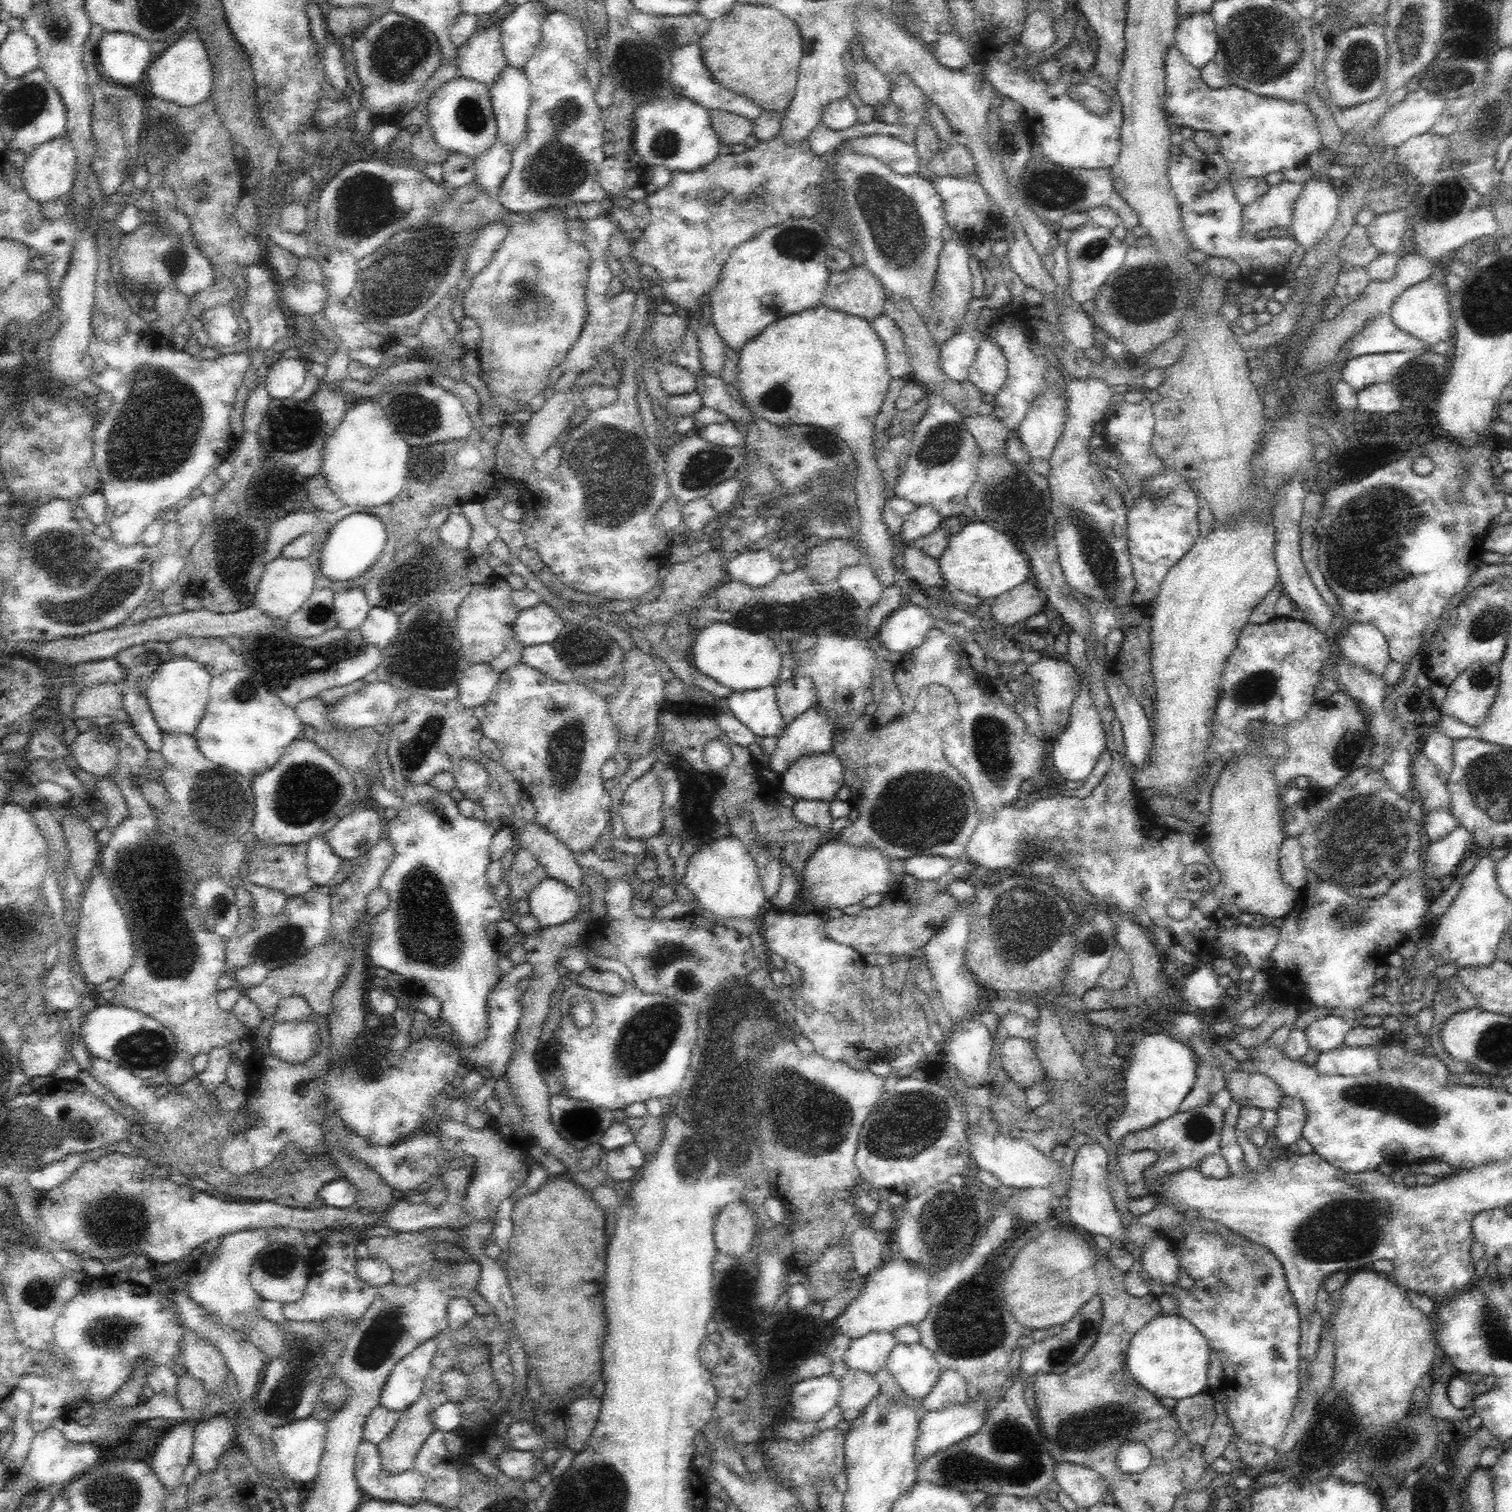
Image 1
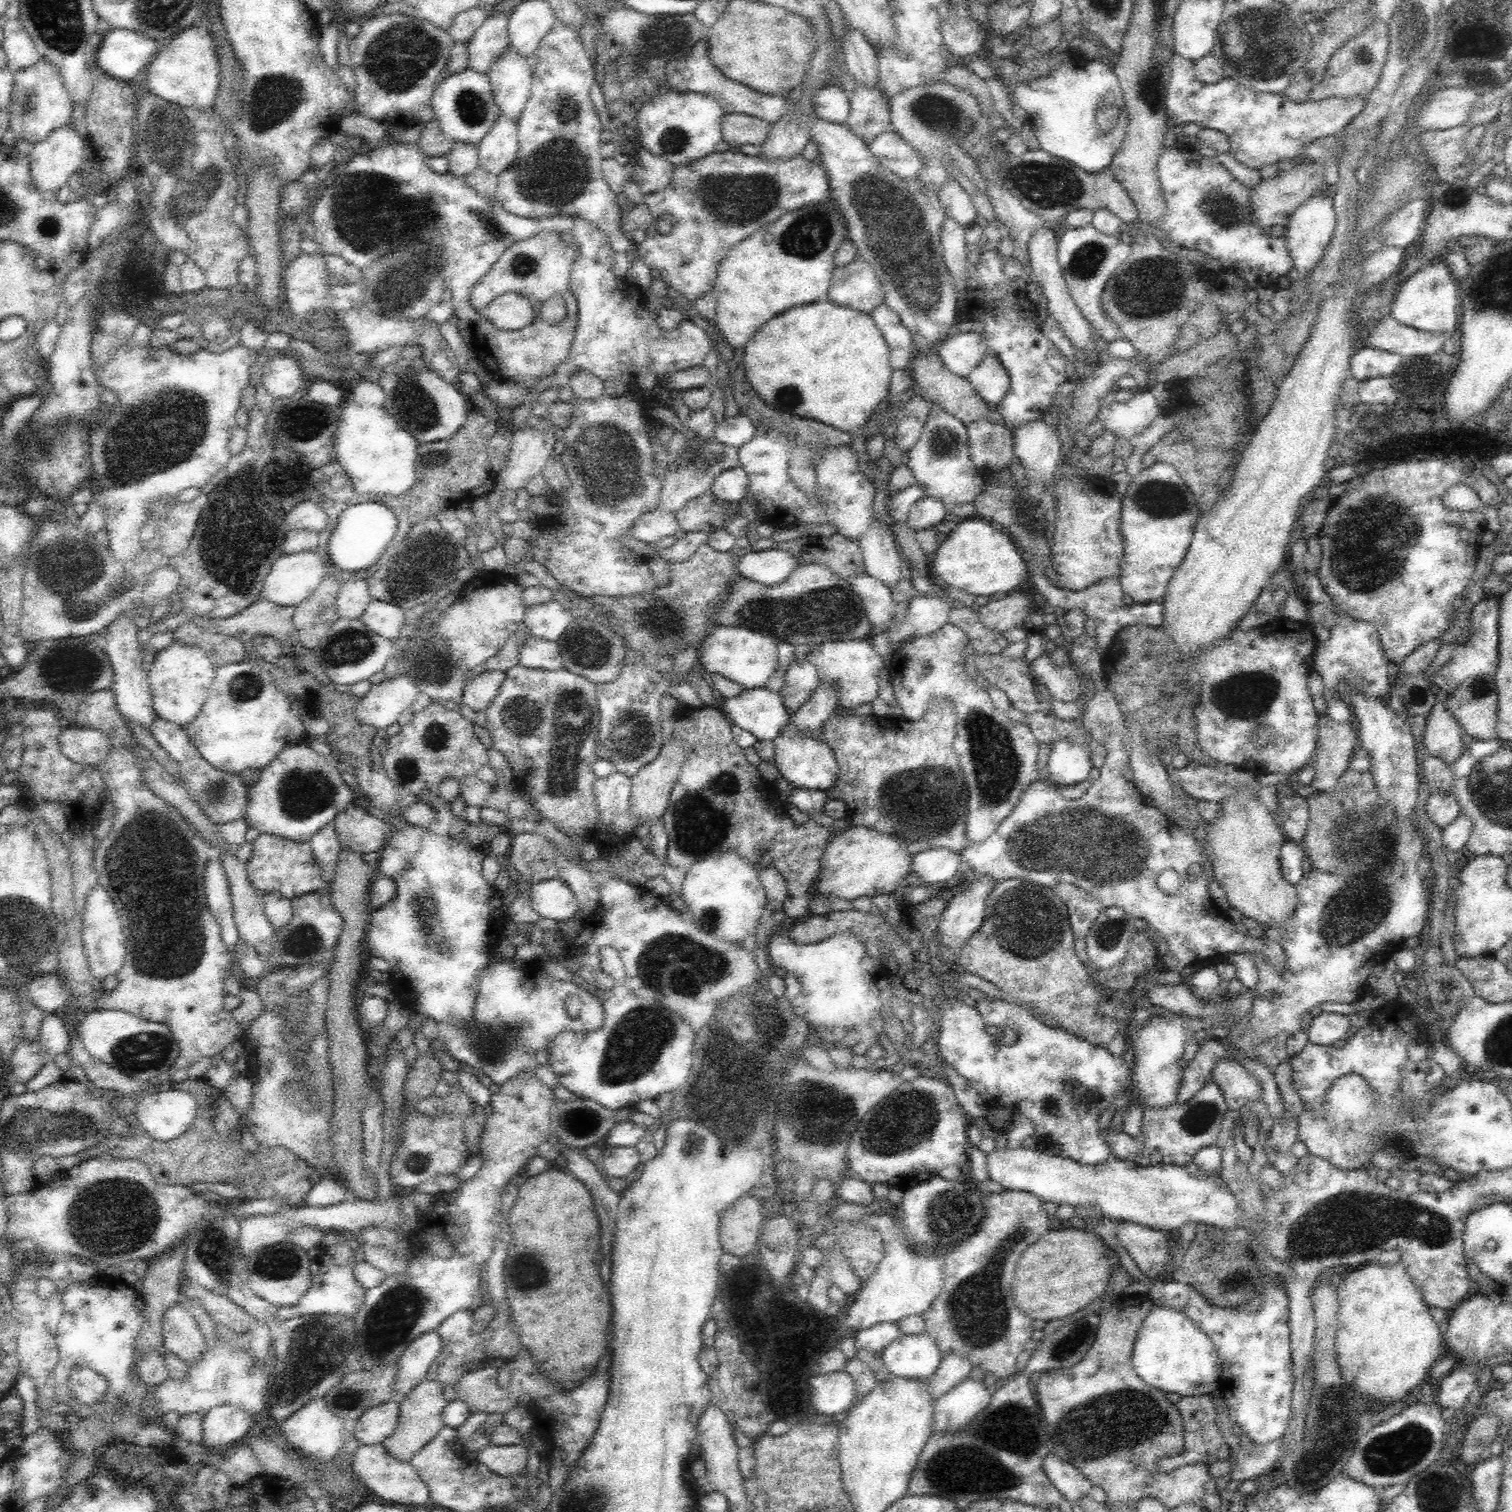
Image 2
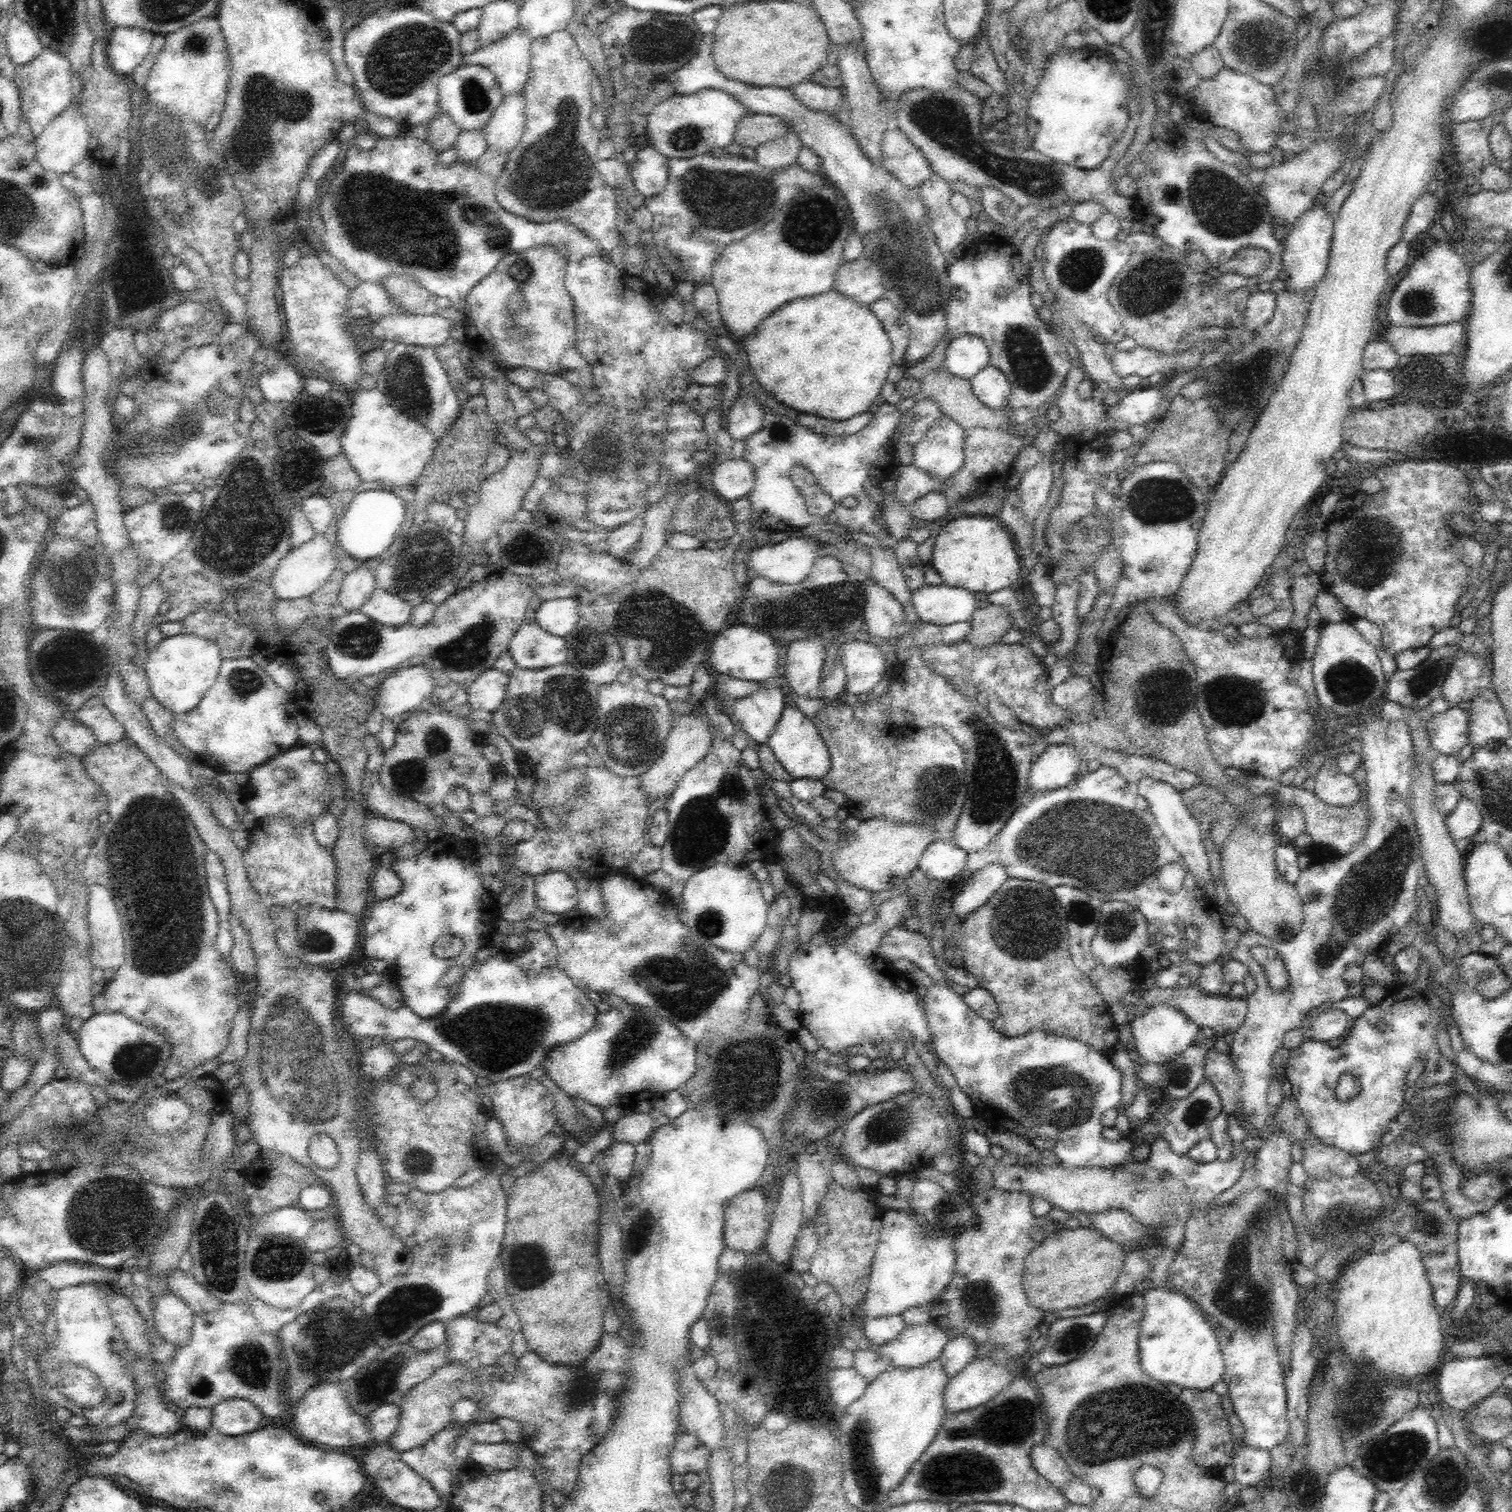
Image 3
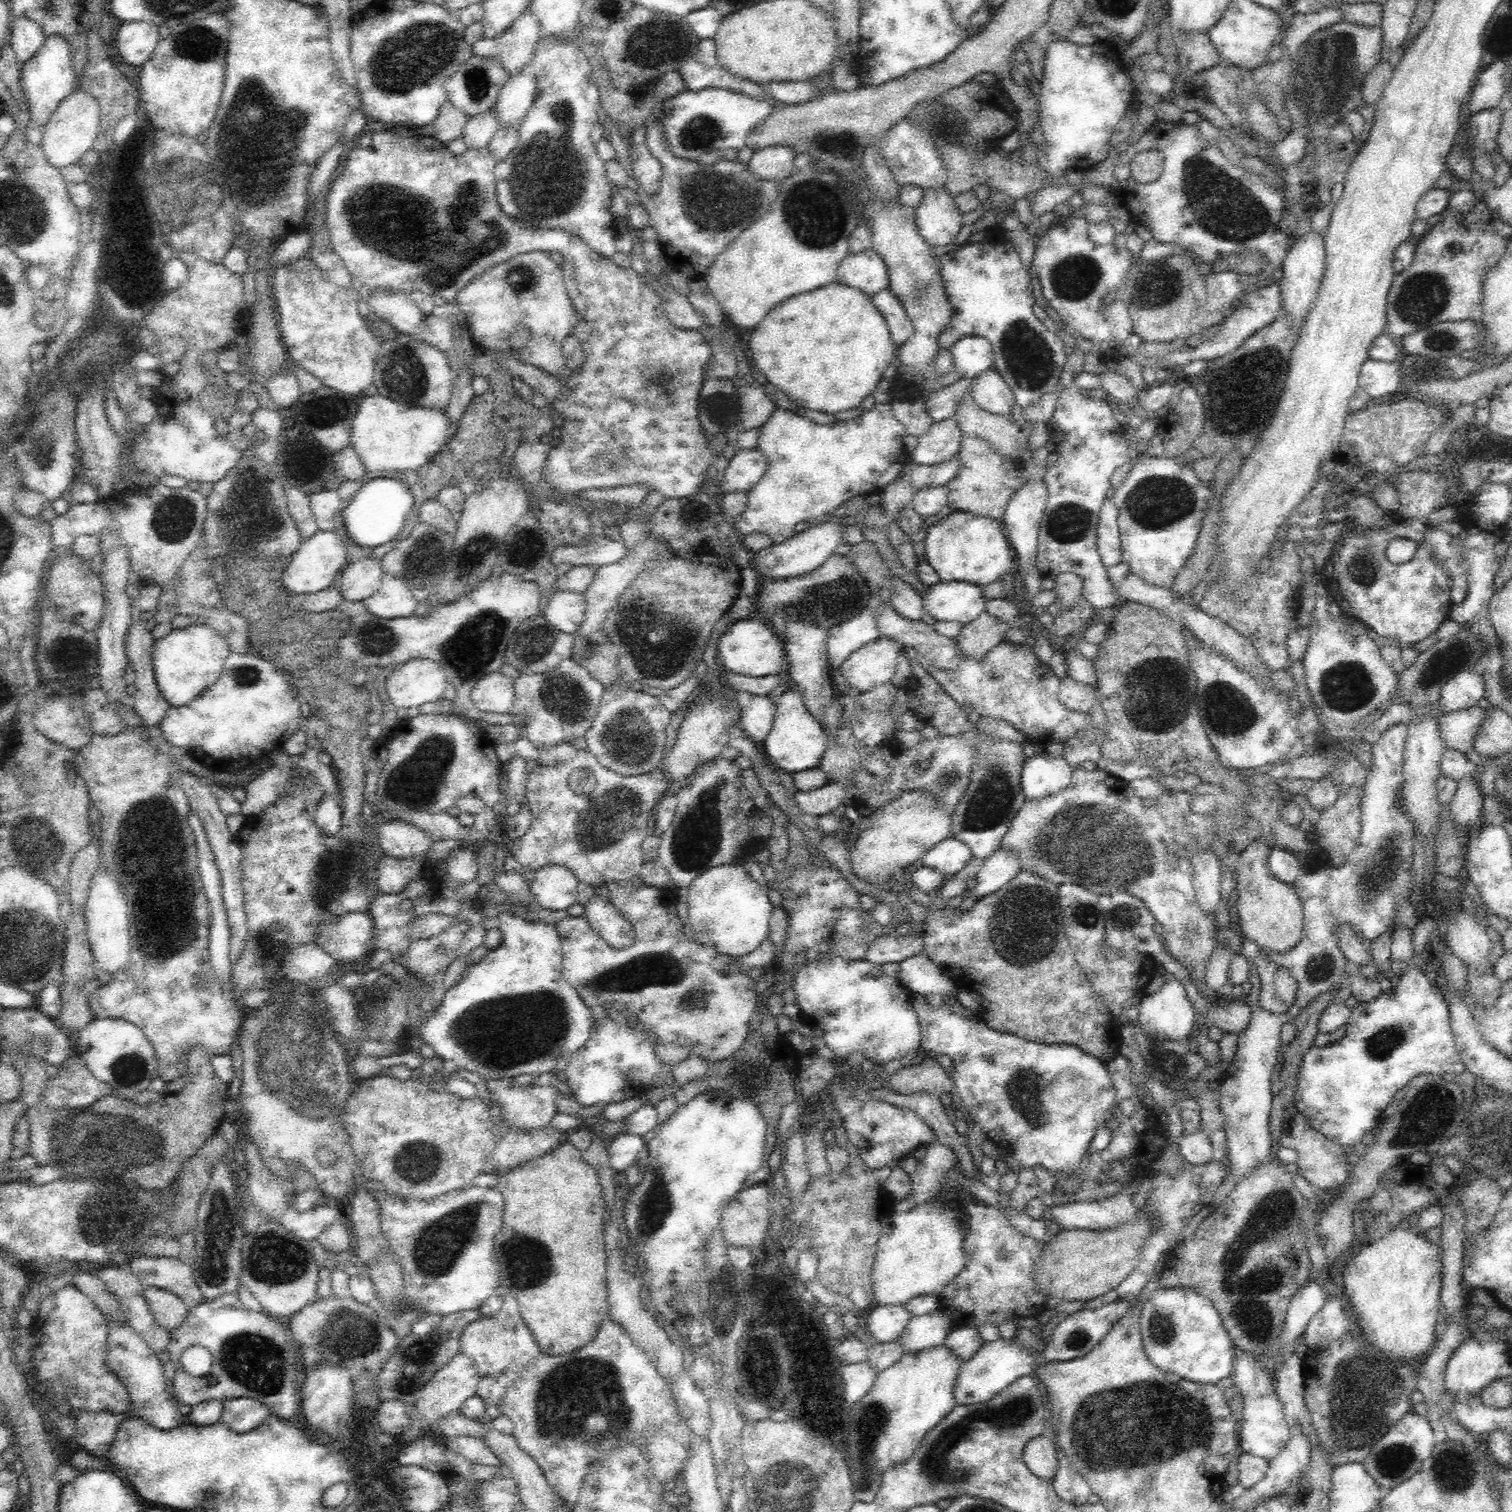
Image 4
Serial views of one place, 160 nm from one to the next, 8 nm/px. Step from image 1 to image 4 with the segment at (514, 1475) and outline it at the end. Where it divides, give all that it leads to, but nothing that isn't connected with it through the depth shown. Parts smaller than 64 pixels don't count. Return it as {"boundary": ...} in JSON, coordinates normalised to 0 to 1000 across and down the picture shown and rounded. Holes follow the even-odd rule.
{"boundary":[[[304,949],[298,951],[296,954],[296,958],[301,959],[302,962],[306,962],[312,968],[332,970],[331,966],[325,960],[319,950]]]}

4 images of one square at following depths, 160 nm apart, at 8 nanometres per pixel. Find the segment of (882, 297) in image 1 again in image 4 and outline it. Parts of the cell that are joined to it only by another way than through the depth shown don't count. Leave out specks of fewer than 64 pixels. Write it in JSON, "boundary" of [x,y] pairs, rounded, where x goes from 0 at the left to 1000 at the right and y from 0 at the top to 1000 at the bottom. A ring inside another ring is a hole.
{"boundary":[[[575,163],[558,170],[554,179],[553,187],[577,196],[587,191],[587,178],[582,169]]]}

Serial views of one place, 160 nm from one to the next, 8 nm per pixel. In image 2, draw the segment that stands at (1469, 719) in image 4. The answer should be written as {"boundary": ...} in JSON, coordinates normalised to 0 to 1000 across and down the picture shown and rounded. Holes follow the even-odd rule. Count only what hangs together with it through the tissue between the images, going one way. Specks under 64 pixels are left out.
{"boundary":[[[950,462],[942,478],[941,492],[944,499],[960,506],[969,495],[966,478],[956,470],[956,464]]]}

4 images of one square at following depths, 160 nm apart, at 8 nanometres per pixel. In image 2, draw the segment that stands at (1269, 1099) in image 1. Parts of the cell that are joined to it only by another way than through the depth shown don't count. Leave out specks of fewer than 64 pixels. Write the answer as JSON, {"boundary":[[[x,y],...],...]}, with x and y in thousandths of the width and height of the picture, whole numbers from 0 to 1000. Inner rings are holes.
{"boundary":[[[808,701],[803,706],[801,714],[807,719],[812,733],[819,734],[821,731],[825,731],[826,729],[835,727],[835,718],[833,715],[829,712],[827,707],[824,707],[823,704],[816,702]]]}

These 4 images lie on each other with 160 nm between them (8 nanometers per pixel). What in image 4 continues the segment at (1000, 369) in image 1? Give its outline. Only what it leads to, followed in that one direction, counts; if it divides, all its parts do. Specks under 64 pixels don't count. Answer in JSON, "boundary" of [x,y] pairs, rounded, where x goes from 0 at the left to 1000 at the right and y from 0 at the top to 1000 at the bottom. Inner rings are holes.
{"boundary":[[[657,243],[643,250],[640,259],[646,268],[655,274],[667,274],[671,267],[670,259]]]}

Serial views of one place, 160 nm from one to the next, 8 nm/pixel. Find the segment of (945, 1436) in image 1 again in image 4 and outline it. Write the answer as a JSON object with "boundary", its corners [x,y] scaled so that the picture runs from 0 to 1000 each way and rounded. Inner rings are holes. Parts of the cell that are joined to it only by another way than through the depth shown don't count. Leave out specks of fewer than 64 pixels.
{"boundary":[[[671,885],[670,887],[661,886],[651,888],[644,897],[636,901],[636,907],[630,920],[632,928],[642,929],[654,927],[673,911],[681,911],[687,901],[683,895],[685,894],[675,890]]]}

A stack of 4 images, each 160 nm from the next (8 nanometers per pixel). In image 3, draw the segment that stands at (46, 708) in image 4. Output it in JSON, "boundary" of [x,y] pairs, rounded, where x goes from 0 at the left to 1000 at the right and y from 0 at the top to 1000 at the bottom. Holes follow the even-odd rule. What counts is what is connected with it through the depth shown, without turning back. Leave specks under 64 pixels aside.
{"boundary":[[[45,472],[36,478],[35,487],[44,498],[53,501],[60,499],[66,491],[57,479]]]}

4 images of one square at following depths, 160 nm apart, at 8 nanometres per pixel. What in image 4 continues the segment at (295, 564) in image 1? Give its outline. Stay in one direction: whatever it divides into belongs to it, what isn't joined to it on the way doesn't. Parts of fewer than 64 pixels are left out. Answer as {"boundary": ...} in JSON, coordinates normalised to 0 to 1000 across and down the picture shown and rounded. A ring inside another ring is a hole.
{"boundary":[[[210,351],[206,356],[200,357],[198,362],[192,368],[192,372],[189,373],[187,385],[193,393],[210,392],[223,385],[225,378],[234,368],[231,366],[233,366],[233,364],[228,360],[226,354],[224,354],[222,352]]]}

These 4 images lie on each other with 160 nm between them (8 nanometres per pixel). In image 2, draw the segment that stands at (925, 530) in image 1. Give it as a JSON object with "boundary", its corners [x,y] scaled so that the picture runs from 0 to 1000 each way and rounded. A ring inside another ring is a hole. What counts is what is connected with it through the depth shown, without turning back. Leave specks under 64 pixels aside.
{"boundary":[[[611,328],[606,331],[602,337],[599,346],[605,352],[617,349],[626,343],[627,337],[623,331],[616,328]]]}

